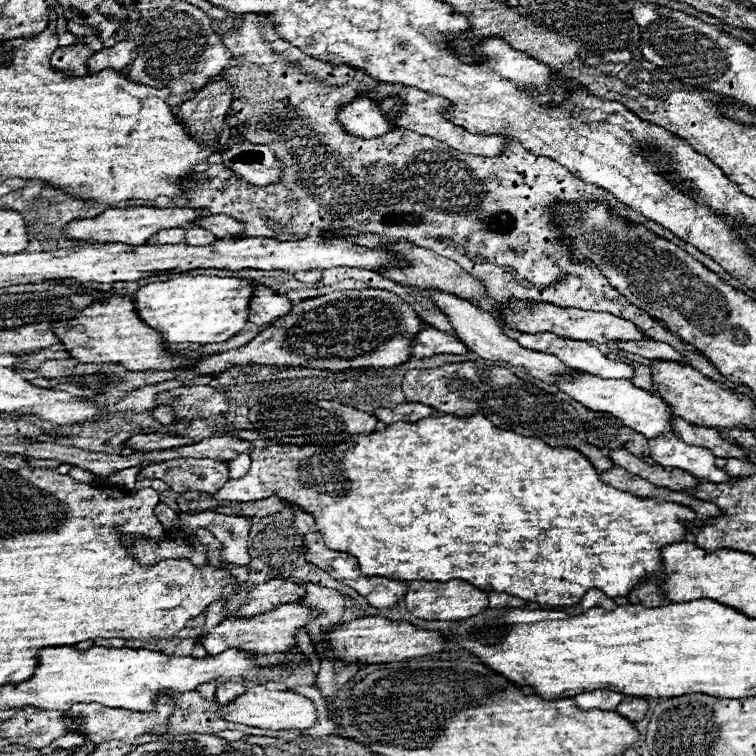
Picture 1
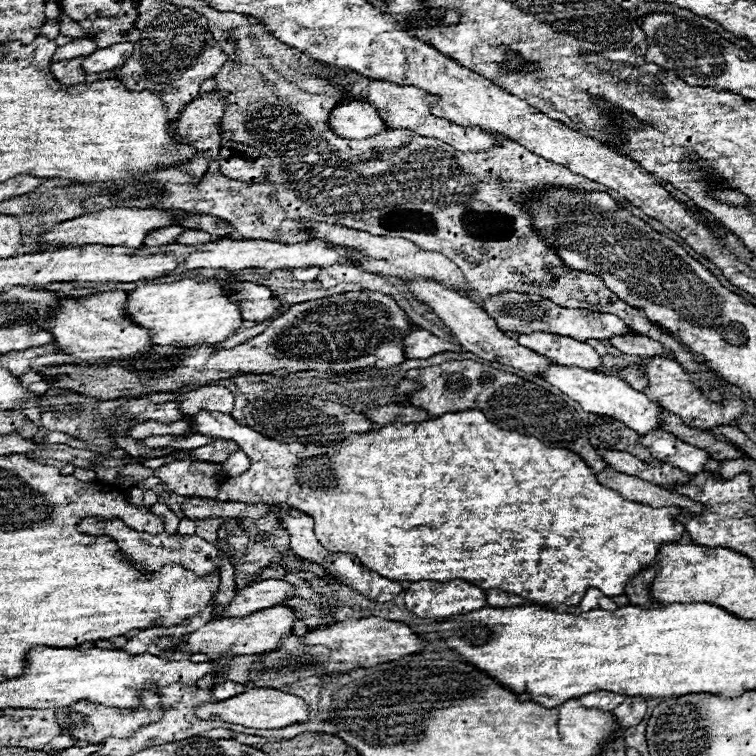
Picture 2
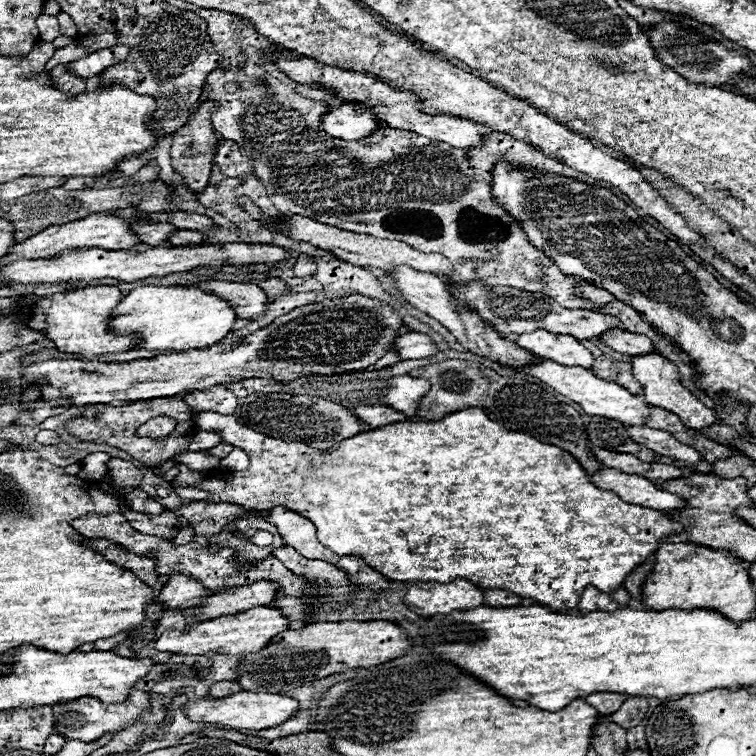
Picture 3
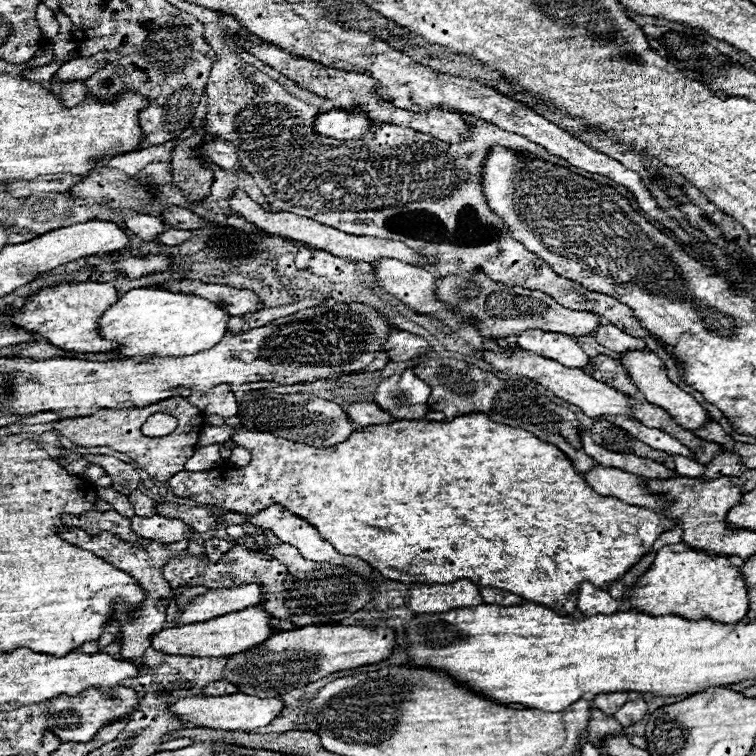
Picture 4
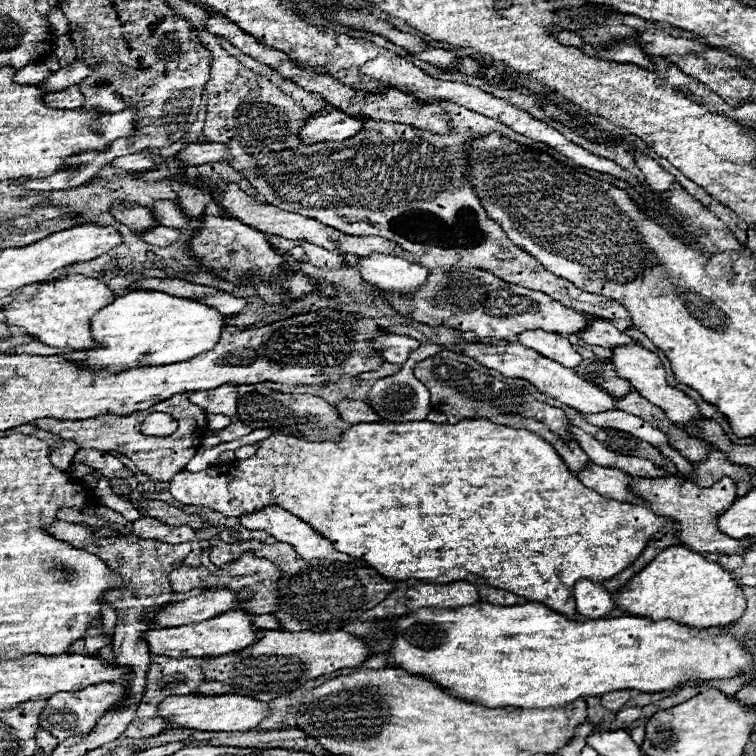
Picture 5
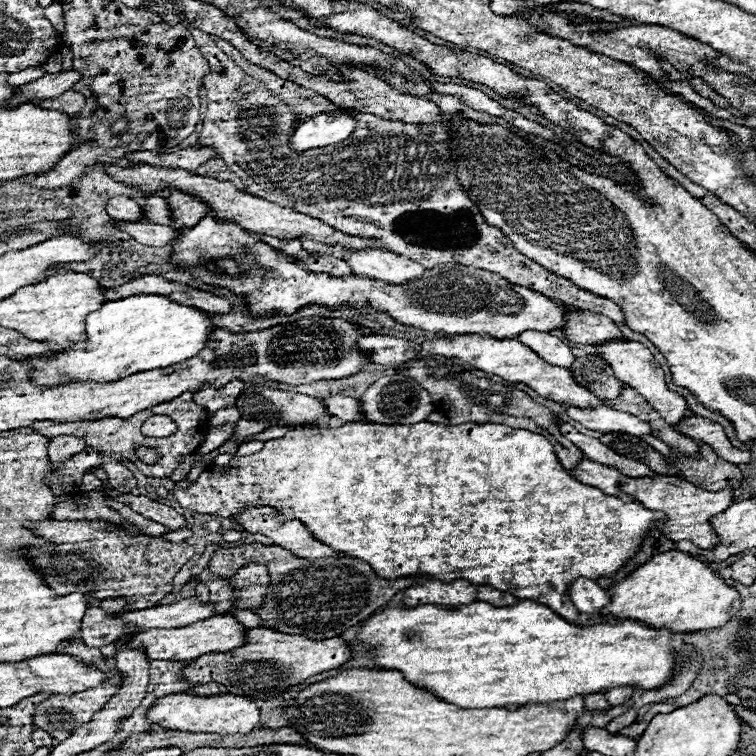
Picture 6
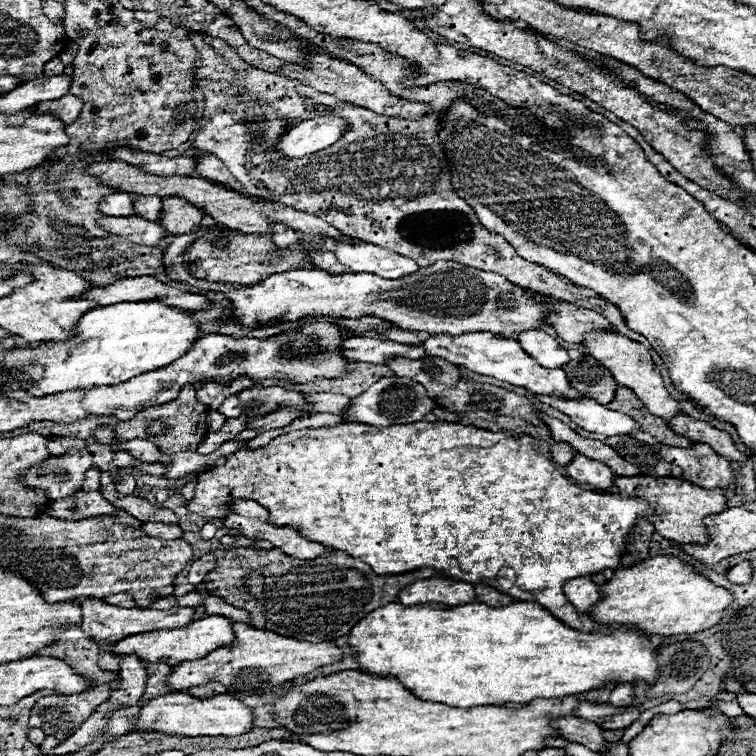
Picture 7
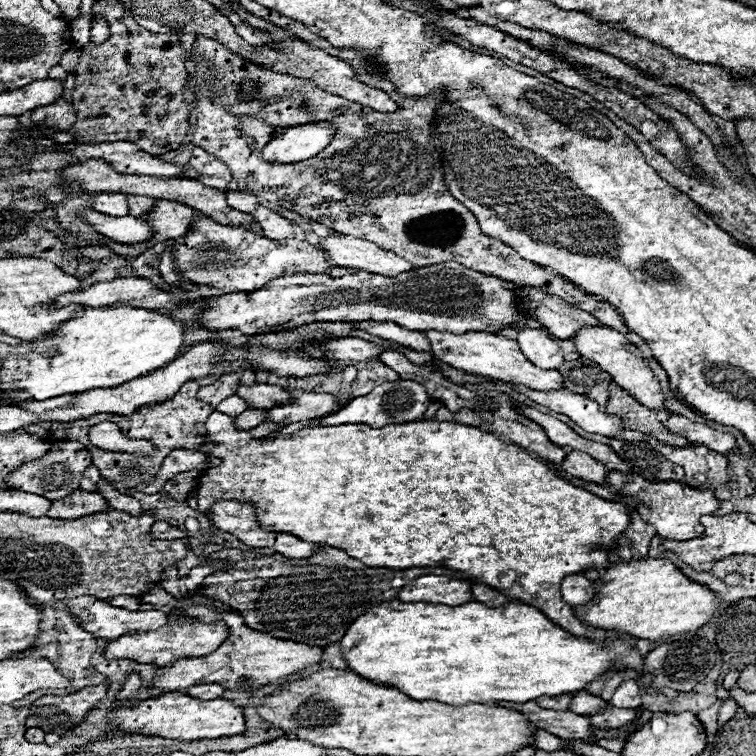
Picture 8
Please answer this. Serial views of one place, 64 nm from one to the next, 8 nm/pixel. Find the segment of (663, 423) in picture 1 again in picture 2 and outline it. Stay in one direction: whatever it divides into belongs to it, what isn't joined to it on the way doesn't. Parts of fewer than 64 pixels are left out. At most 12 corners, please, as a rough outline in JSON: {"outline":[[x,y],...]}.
{"outline":[[554,364],[552,386],[586,412],[638,434],[660,430],[664,408],[628,382]]}

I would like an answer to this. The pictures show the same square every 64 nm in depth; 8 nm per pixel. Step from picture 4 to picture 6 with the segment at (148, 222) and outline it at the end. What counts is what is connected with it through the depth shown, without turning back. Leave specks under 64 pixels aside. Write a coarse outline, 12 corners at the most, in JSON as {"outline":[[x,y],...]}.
{"outline":[[114,196],[106,212],[118,222],[146,222],[136,200]]}

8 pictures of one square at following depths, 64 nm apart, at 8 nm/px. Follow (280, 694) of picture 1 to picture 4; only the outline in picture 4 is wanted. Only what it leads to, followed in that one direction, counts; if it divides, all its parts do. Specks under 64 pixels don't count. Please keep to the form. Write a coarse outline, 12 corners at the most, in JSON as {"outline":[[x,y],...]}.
{"outline":[[190,696],[186,724],[250,732],[284,712],[282,698]]}

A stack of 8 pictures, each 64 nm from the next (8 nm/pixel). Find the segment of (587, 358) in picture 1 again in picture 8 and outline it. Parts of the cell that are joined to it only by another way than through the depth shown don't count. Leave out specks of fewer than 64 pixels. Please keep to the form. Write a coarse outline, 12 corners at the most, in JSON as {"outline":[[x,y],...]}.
{"outline":[[524,328],[518,344],[532,364],[554,370],[564,352],[546,330]]}

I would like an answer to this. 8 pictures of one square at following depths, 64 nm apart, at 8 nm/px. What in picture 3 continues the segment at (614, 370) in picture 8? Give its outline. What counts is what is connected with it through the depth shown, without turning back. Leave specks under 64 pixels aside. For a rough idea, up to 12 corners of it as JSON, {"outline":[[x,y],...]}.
{"outline":[[660,354],[632,360],[646,402],[702,430],[718,412],[678,380],[678,366]]}

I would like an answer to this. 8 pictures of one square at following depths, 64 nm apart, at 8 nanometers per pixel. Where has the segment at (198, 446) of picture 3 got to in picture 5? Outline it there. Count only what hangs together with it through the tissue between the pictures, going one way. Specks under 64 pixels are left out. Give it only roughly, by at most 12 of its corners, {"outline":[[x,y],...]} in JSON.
{"outline":[[236,422],[218,430],[222,442],[238,440],[252,428]]}

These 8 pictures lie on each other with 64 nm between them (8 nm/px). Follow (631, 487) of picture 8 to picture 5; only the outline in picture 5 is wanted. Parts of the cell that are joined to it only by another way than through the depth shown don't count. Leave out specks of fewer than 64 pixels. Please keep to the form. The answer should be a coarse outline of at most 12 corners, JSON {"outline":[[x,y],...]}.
{"outline":[[634,478],[632,490],[676,522],[696,552],[744,554],[750,538],[718,530],[736,484]]}

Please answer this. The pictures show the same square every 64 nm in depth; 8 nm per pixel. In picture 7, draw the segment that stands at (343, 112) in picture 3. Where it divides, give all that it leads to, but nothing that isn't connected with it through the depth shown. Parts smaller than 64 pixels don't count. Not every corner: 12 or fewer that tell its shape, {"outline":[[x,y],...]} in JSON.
{"outline":[[316,116],[278,142],[288,158],[332,146],[348,132],[338,116]]}

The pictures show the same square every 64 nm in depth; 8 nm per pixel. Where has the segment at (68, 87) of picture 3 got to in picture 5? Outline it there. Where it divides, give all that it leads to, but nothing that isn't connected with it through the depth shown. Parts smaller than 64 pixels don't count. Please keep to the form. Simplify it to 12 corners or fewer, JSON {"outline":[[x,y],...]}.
{"outline":[[78,86],[46,94],[48,106],[62,110],[84,104]]}

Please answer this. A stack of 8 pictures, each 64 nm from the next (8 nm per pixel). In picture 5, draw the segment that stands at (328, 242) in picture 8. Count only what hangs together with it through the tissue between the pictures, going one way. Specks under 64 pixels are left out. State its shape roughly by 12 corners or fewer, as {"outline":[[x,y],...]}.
{"outline":[[372,254],[360,274],[380,290],[414,296],[428,270],[406,258]]}

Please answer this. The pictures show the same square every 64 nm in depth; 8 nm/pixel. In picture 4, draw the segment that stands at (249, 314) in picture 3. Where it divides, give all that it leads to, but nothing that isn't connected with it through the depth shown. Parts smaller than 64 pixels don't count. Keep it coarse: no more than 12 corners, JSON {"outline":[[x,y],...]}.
{"outline":[[198,280],[160,284],[172,292],[196,292],[216,300],[228,314],[244,316],[260,310],[254,290]]}

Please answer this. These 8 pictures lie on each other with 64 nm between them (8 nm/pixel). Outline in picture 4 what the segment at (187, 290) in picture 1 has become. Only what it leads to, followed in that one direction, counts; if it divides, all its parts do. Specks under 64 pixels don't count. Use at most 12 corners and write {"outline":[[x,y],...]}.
{"outline":[[136,288],[100,318],[116,354],[216,346],[230,314],[196,294]]}

